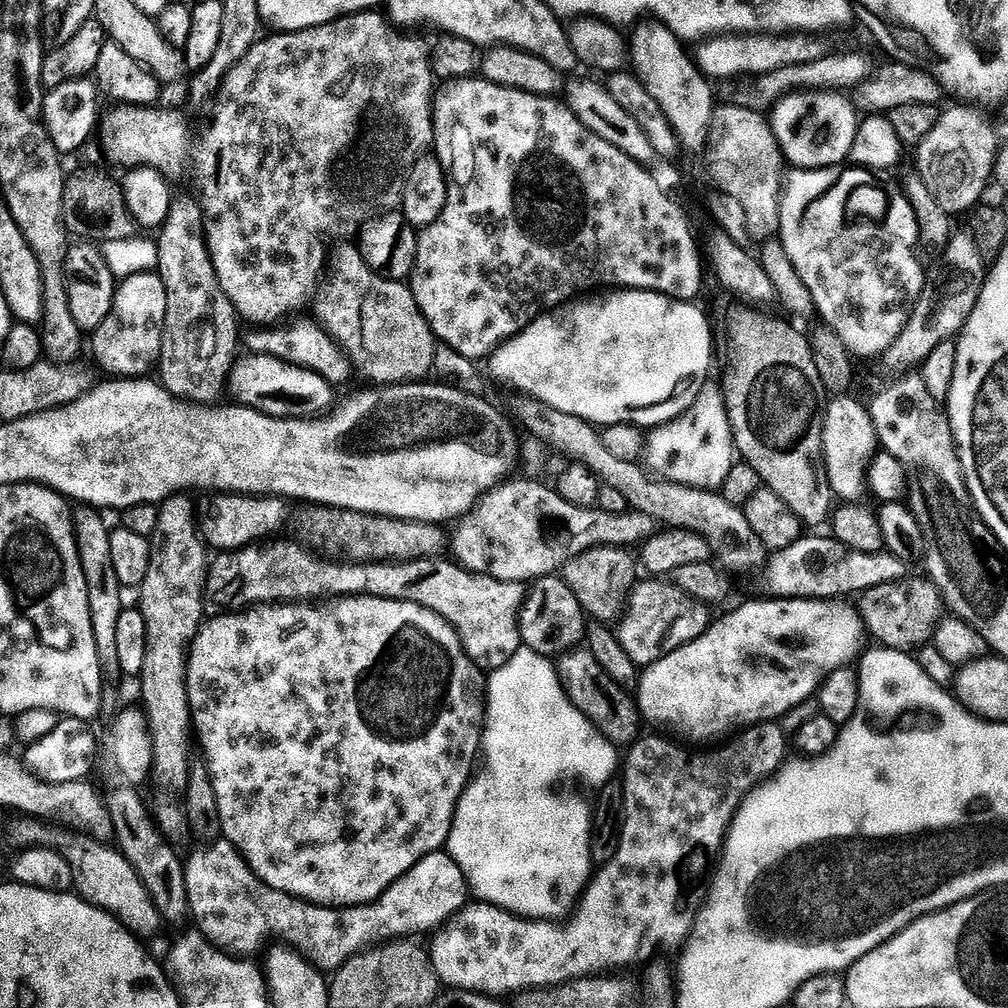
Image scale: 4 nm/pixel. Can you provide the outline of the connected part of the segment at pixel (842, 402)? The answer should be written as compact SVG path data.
M837 395L829 399L829 404L827 401L822 412L822 464L826 469L826 479L832 487L833 497L844 502L856 502L861 499L860 490L864 488L866 480L866 465L873 459L878 448L872 413L865 405L863 408L853 396Z

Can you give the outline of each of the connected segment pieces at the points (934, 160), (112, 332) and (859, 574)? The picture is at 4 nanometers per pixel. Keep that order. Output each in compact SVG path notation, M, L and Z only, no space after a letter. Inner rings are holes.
M976 106L960 107L964 108L945 107L938 122L934 122L934 130L915 149L915 171L942 210L949 214L975 209L983 201L980 199L988 188L988 179L993 179L998 151L996 128L980 113L983 111Z
M149 271L134 274L119 281L116 297L112 303L110 314L106 314L106 322L91 333L92 352L96 360L109 372L112 378L144 378L149 375L152 367L157 367L162 353L166 348L164 323L166 322L166 286L162 278L155 272Z
M808 535L795 540L793 544L771 557L766 575L768 574L772 579L771 595L773 597L785 600L811 599L818 602L831 602L830 600L835 596L853 595L852 597L855 597L874 586L903 581L909 575L907 574L909 565L887 550L874 554L849 552L837 540L827 535Z

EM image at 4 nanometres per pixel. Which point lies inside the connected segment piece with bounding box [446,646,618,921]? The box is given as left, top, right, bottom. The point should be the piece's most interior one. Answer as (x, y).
(504, 836)

